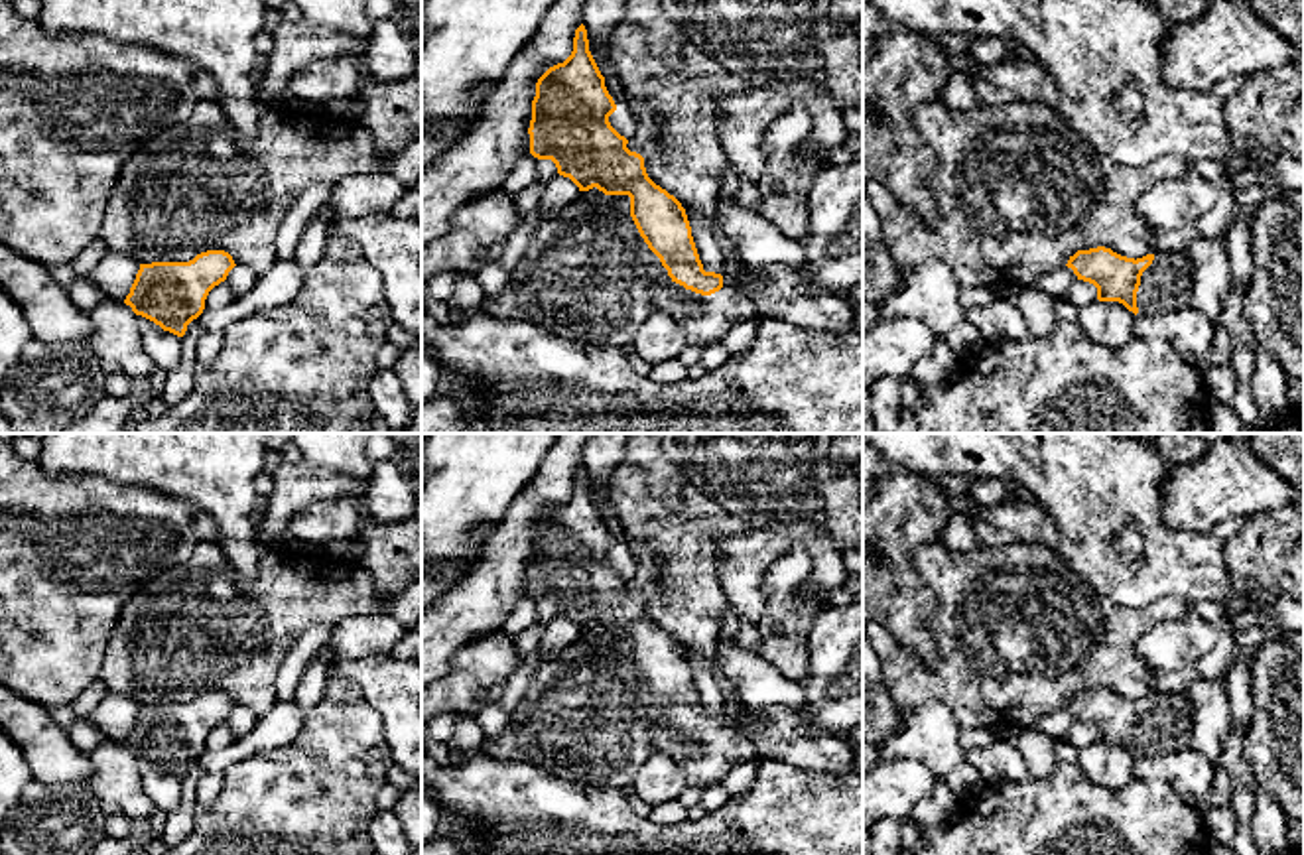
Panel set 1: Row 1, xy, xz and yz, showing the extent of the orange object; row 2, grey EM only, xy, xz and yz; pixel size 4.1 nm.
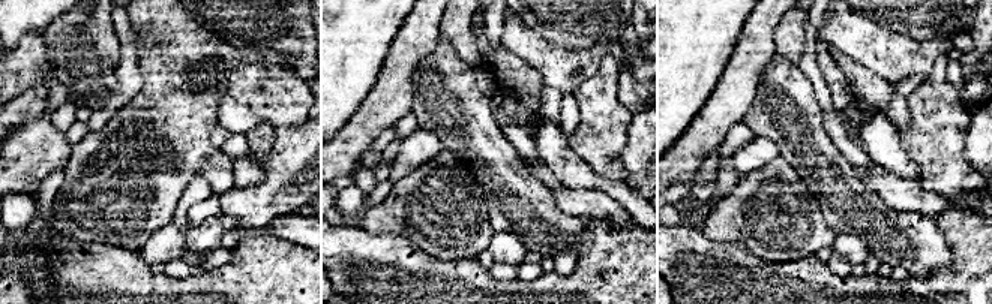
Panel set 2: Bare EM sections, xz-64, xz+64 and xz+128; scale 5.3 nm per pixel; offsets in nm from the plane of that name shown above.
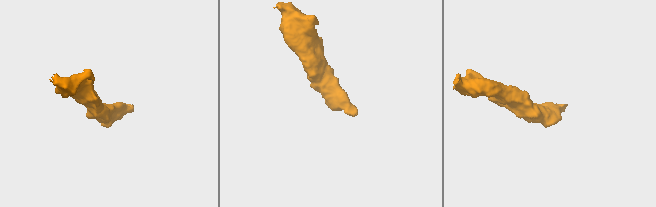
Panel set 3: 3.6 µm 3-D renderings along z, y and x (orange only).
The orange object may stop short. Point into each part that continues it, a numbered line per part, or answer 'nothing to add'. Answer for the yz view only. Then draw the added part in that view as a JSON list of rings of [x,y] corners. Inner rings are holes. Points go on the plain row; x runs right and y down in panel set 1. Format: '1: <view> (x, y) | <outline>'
1: yz (1167, 725) | [[[1184,691],[1154,693],[1137,733],[1139,755],[1156,756],[1190,749],[1192,705]]]

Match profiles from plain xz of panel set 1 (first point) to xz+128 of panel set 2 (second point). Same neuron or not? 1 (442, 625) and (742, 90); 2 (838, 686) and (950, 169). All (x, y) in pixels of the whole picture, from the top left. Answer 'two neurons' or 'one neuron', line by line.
1: one neuron
2: two neurons

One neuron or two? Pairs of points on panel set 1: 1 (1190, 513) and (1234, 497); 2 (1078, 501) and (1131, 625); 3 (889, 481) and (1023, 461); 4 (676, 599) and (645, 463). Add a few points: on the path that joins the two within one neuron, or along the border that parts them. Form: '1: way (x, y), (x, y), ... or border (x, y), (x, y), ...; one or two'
1: way (1200, 503), (1206, 497), (1224, 497); one
2: border (1084, 582), (1127, 607), (1147, 607), (1169, 597); two
3: border (885, 454), (928, 477); two
4: way (676, 566), (676, 554), (647, 521), (645, 497); one

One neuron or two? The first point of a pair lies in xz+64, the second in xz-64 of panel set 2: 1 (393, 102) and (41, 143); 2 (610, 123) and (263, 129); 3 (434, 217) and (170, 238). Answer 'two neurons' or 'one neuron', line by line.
1: two neurons
2: one neuron
3: two neurons

